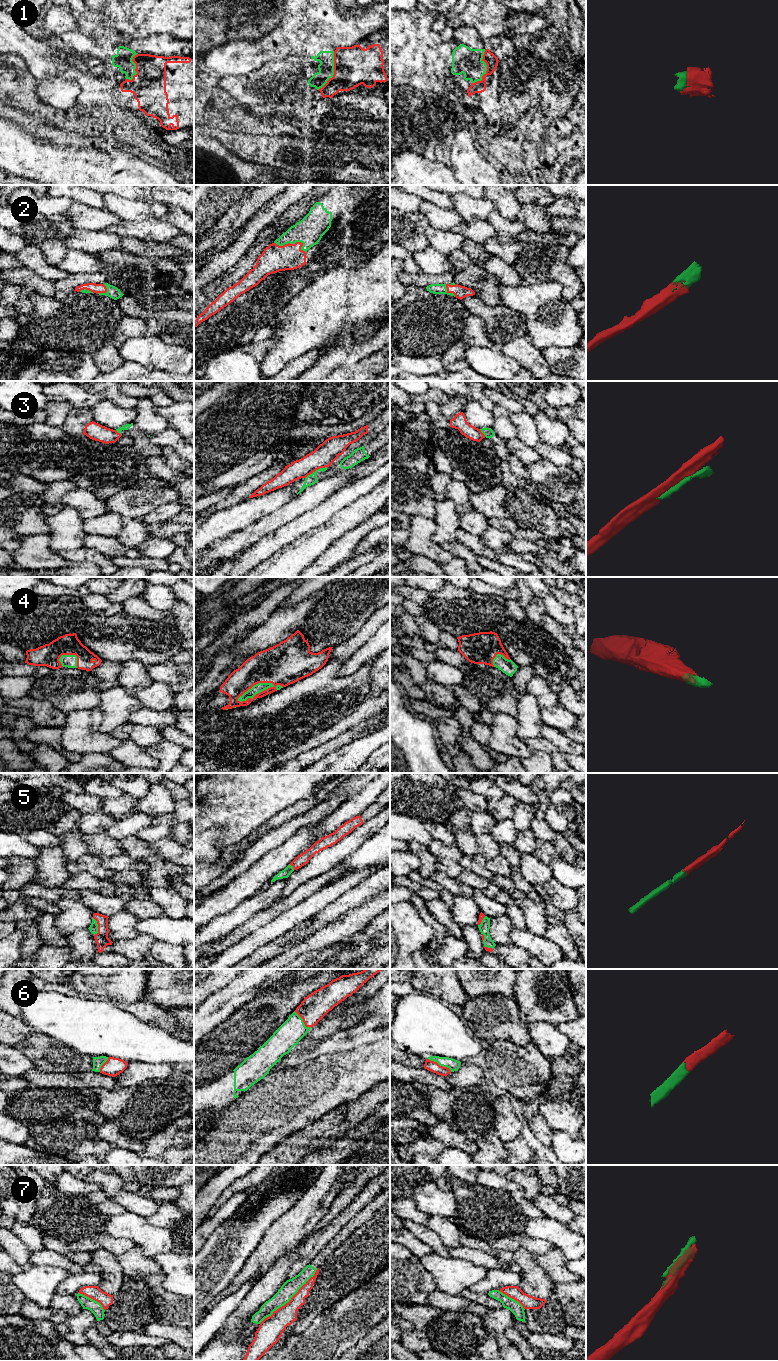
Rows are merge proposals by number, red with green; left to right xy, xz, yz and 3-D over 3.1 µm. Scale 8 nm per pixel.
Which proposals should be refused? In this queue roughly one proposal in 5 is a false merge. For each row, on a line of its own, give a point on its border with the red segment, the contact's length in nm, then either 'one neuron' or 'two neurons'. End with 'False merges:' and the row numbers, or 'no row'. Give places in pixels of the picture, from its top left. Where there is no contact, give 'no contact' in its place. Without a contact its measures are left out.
1: yz (487, 69) | 300 nm | one neuron
2: xz (292, 244) | 260 nm | one neuron
3: xz (316, 469) | 200 nm | two neurons
4: xz (260, 692) | 380 nm | one neuron
5: xy (98, 926) | 150 nm | one neuron
6: yz (438, 1064) | 220 nm | one neuron
7: xz (291, 1299) | 650 nm | two neurons
False merges: 3, 7

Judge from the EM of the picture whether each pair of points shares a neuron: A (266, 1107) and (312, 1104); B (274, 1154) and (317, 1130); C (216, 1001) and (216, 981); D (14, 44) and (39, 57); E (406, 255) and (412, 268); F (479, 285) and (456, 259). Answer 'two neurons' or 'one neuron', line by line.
A: one neuron
B: one neuron
C: two neurons
D: one neuron
E: one neuron
F: one neuron

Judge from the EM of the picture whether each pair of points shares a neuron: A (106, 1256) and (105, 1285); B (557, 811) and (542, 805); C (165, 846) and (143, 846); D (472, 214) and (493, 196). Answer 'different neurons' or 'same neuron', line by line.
A: same neuron
B: different neurons
C: different neurons
D: different neurons

